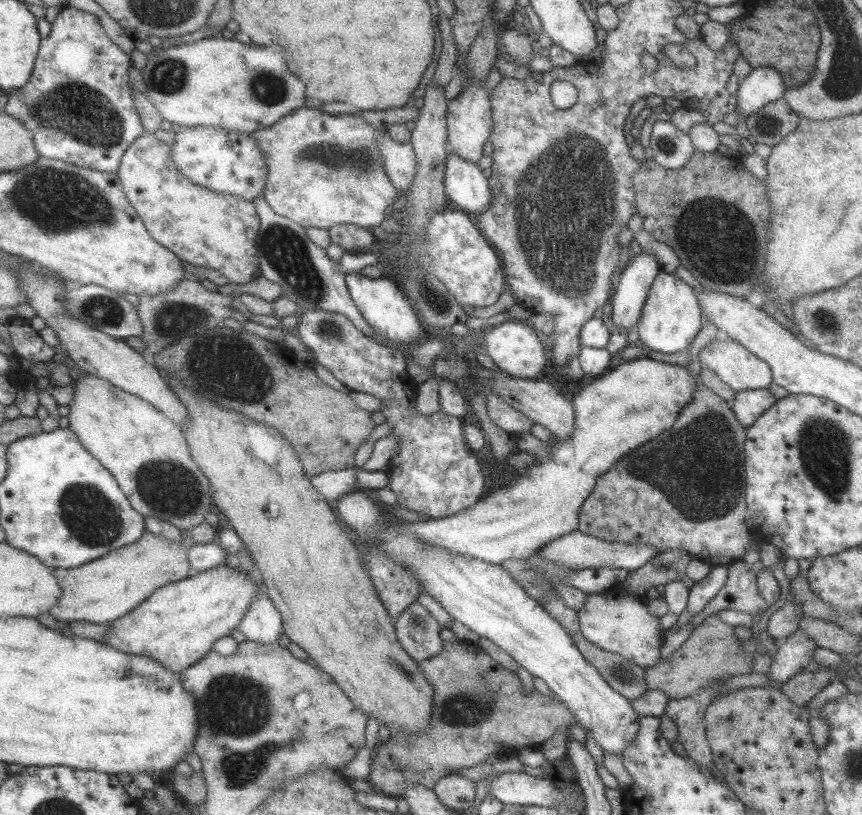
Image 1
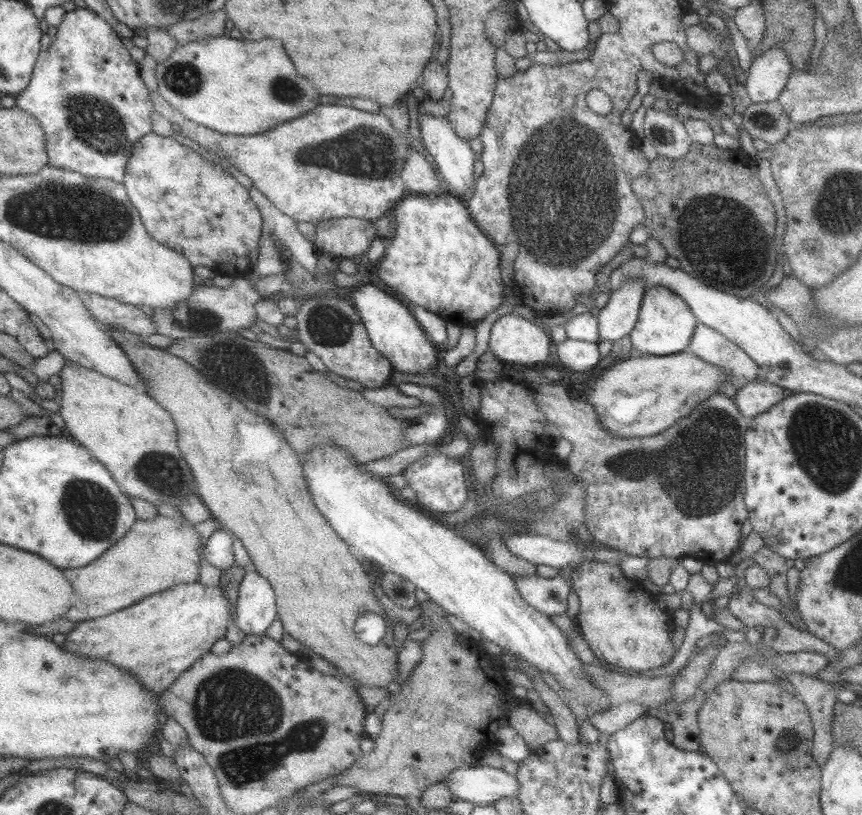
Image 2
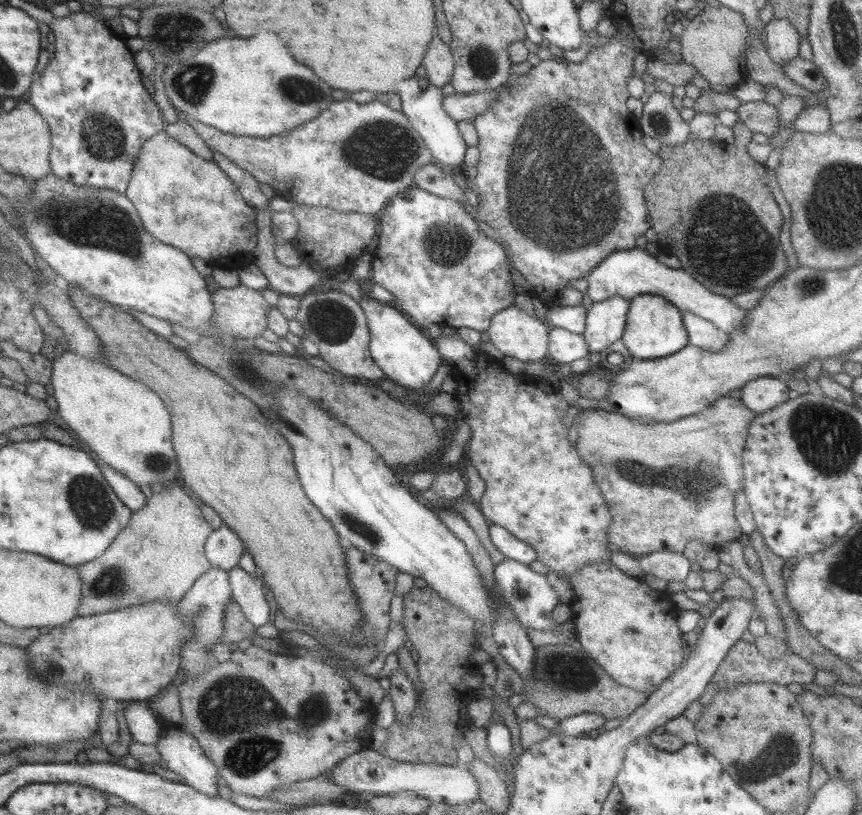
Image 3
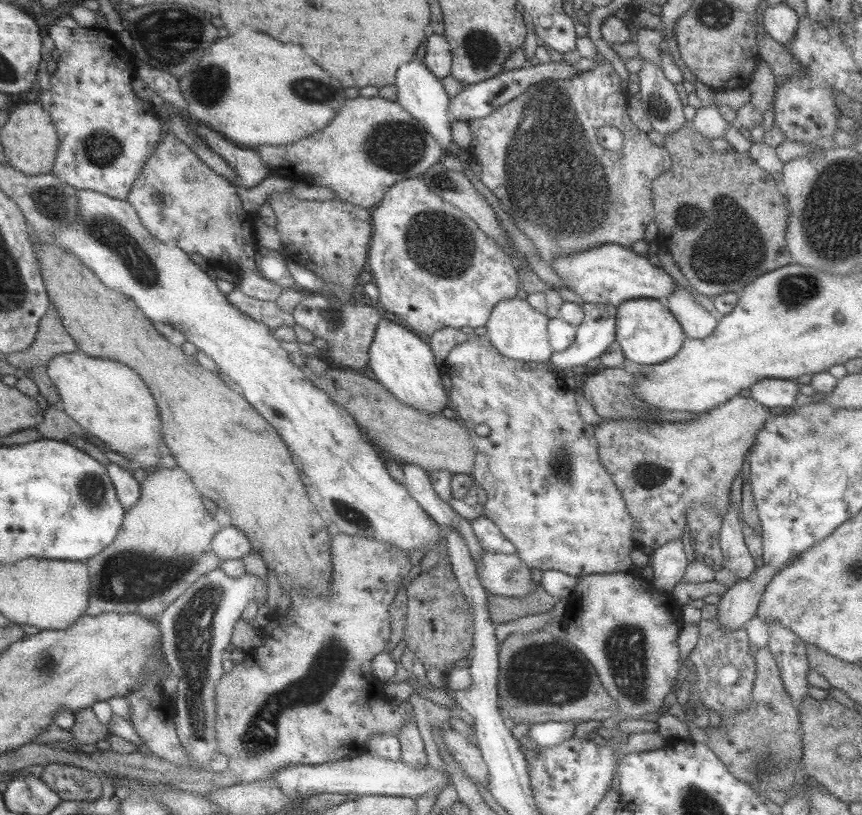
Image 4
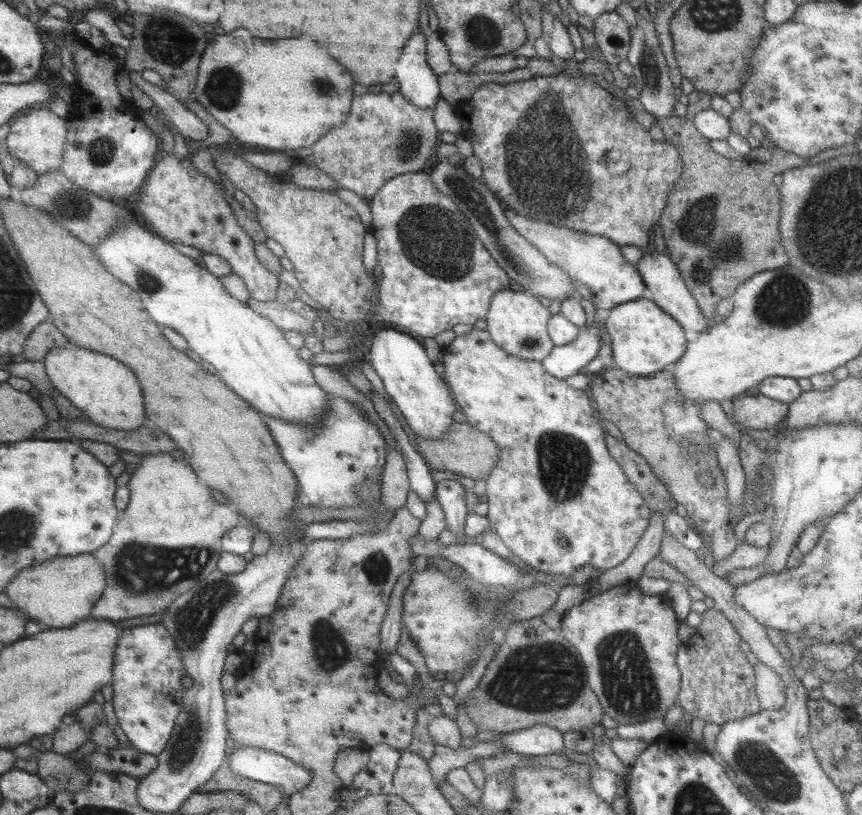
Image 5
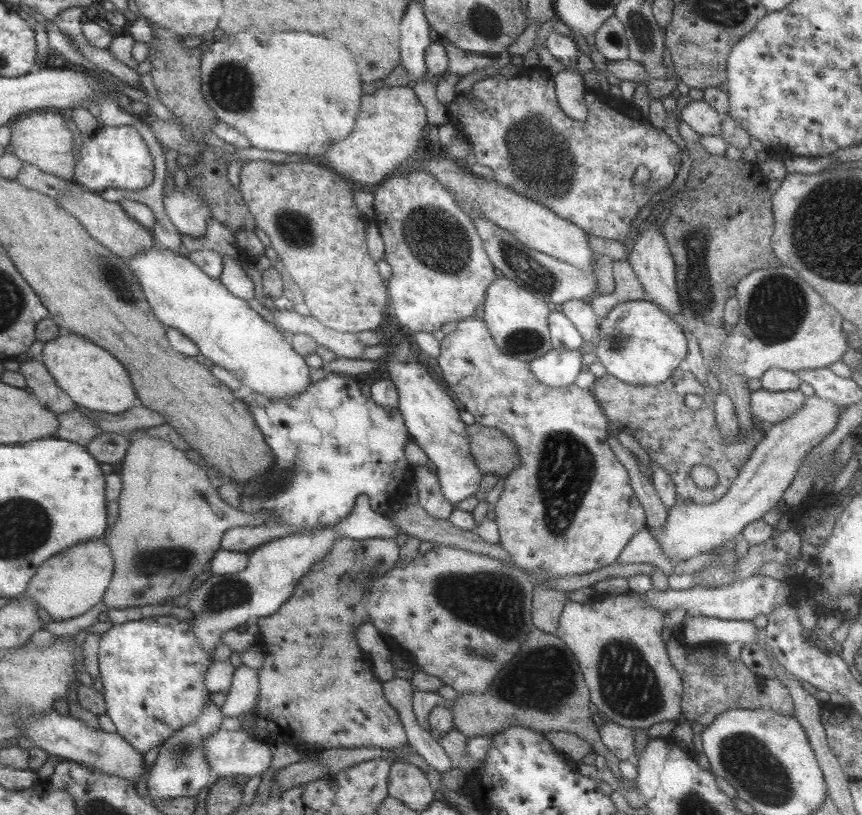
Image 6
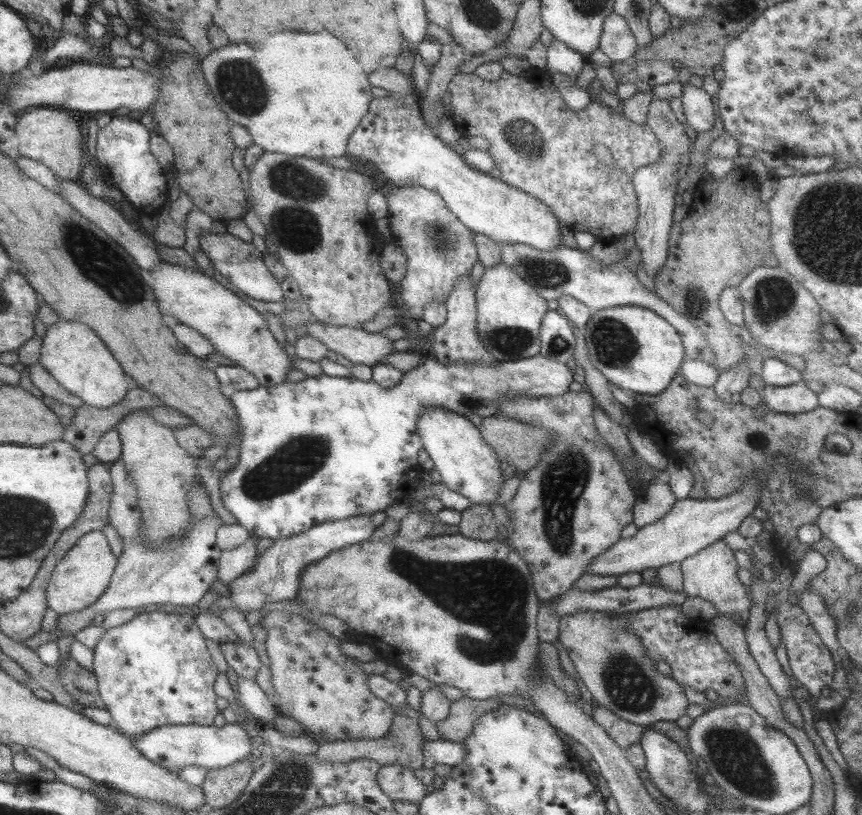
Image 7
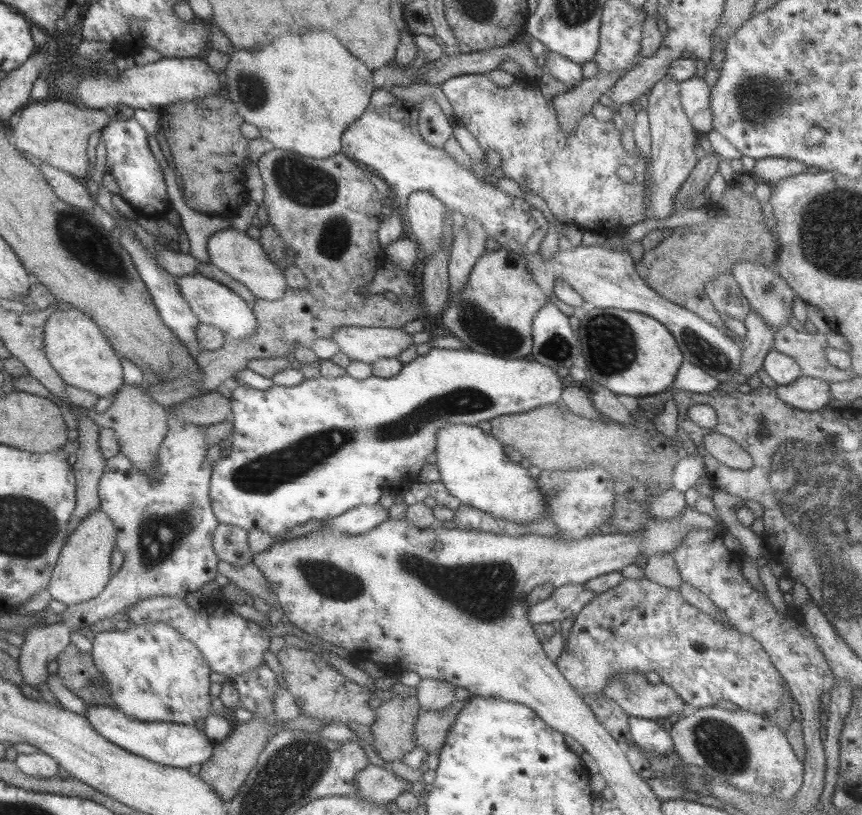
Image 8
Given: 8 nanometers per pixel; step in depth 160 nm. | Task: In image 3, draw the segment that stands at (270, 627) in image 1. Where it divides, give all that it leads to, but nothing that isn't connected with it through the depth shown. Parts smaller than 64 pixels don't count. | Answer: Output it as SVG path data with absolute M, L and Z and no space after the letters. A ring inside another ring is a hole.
M235 565L227 574L232 598L240 606L245 618L254 627L267 624L271 608L268 608L261 591L261 577L252 578L239 565Z

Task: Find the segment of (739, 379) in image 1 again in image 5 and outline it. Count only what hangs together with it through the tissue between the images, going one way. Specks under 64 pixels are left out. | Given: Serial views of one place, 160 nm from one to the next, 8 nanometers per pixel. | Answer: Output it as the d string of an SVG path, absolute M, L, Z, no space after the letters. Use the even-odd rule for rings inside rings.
M643 251L643 256L639 258L639 261L634 266L637 269L637 273L641 275L641 281L643 281L647 290L651 293L651 301L657 307L660 307L670 318L676 320L683 330L694 330L698 333L706 330L705 317L701 315L697 303L695 303L695 300L691 297L691 294L683 283L679 270L666 256L665 252Z

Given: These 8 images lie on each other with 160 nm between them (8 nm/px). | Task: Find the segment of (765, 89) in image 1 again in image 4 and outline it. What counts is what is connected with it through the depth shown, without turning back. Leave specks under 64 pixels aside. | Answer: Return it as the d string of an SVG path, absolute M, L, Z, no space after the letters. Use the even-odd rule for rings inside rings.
M785 3L766 5L765 7L763 28L771 39L783 44L783 46L786 46L793 38L797 21L797 13Z

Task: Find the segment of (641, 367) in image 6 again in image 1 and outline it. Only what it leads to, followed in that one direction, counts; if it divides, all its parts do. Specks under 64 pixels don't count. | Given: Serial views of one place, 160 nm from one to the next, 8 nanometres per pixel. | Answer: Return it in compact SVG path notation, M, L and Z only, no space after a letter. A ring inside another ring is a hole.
M660 271L650 286L649 295L641 308L635 329L638 339L649 350L663 354L679 352L689 348L690 341L703 326L703 317L694 289L685 284L673 273Z

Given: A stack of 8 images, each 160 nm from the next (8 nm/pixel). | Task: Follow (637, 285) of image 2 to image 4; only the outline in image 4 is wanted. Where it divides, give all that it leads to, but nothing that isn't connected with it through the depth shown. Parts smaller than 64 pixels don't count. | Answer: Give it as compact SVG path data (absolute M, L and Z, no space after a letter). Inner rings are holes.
M582 303L579 305L583 312L583 320L576 326L573 342L562 351L552 351L550 354L550 368L566 369L585 366L586 362L597 358L607 350L607 347L615 340L615 314L617 310L610 305Z

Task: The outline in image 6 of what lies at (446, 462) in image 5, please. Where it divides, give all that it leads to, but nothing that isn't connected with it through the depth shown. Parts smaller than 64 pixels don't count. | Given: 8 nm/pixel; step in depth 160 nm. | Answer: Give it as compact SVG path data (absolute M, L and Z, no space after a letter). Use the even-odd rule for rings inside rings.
M474 422L466 426L466 433L468 434L470 456L481 474L495 473L499 478L504 477L520 462L516 446L506 438L506 434L502 430Z

